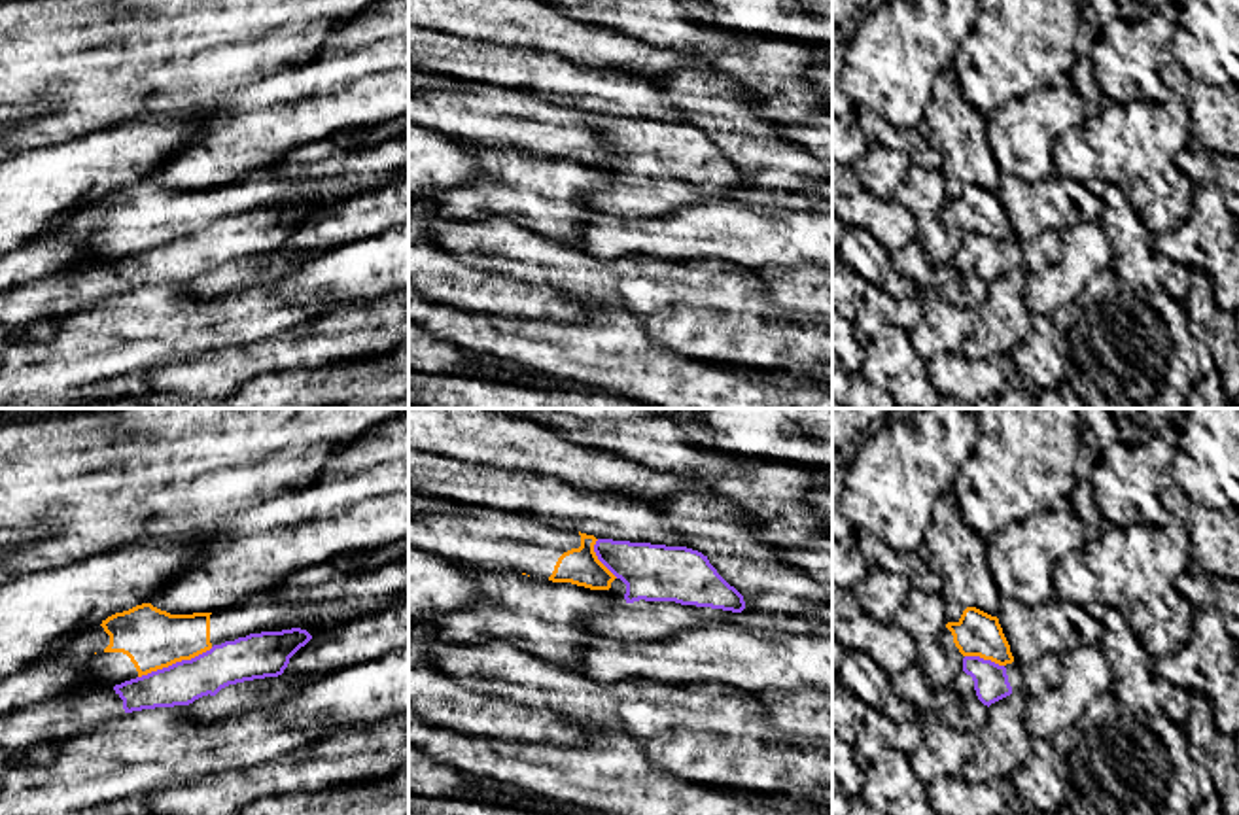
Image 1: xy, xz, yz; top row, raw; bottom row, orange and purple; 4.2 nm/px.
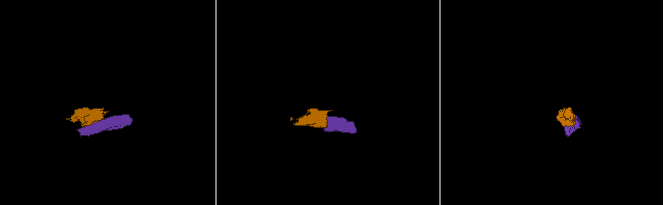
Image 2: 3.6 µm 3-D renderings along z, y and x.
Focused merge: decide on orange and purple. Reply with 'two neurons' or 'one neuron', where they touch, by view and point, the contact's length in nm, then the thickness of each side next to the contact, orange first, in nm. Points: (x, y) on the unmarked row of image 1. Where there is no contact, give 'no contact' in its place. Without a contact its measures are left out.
two neurons | xy (174, 239) | 340 nm | 260/180 nm

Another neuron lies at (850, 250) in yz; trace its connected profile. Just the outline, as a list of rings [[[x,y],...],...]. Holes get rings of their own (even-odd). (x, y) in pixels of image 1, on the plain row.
[[[849,229],[836,248],[840,261],[895,299],[923,297],[923,291],[891,267],[891,253],[866,229]]]

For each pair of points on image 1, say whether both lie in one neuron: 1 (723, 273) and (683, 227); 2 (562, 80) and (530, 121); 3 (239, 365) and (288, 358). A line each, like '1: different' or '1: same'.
1: different
2: different
3: same

